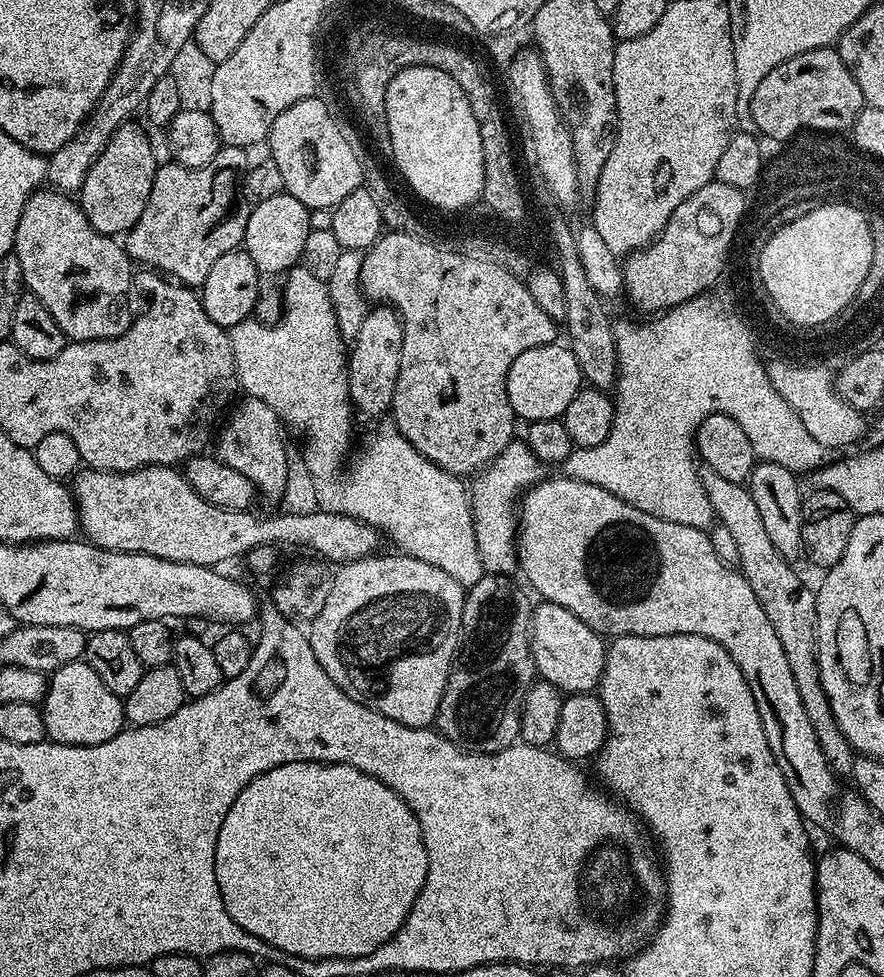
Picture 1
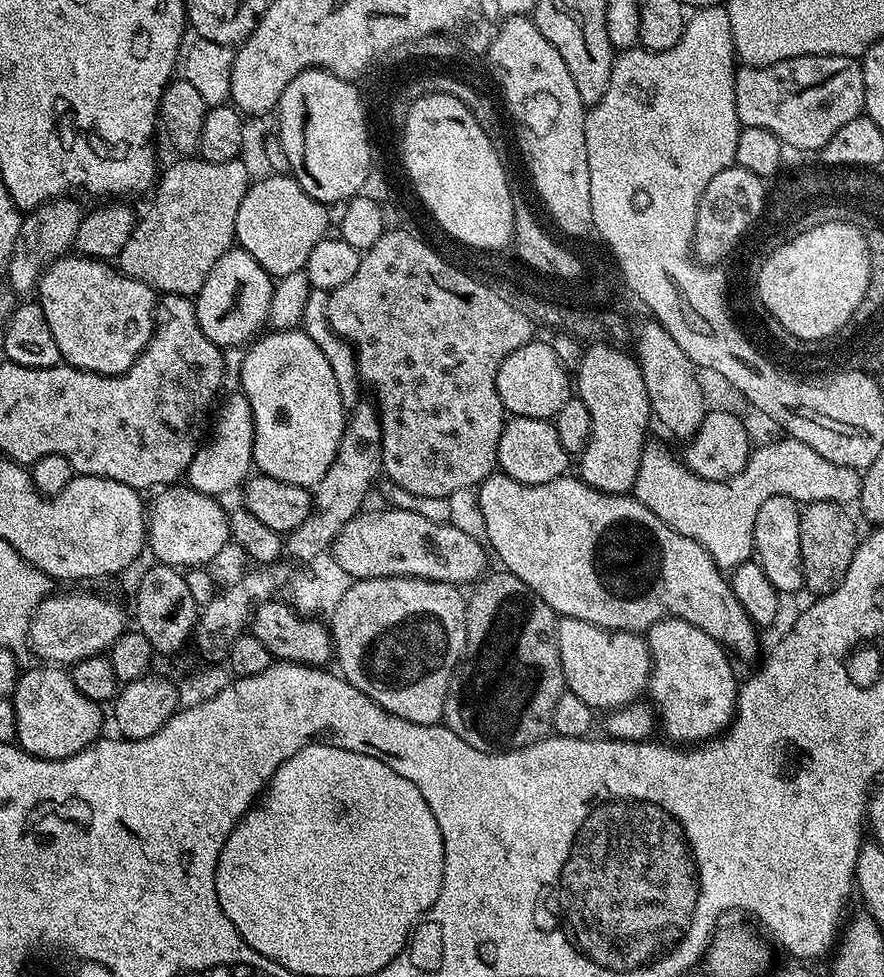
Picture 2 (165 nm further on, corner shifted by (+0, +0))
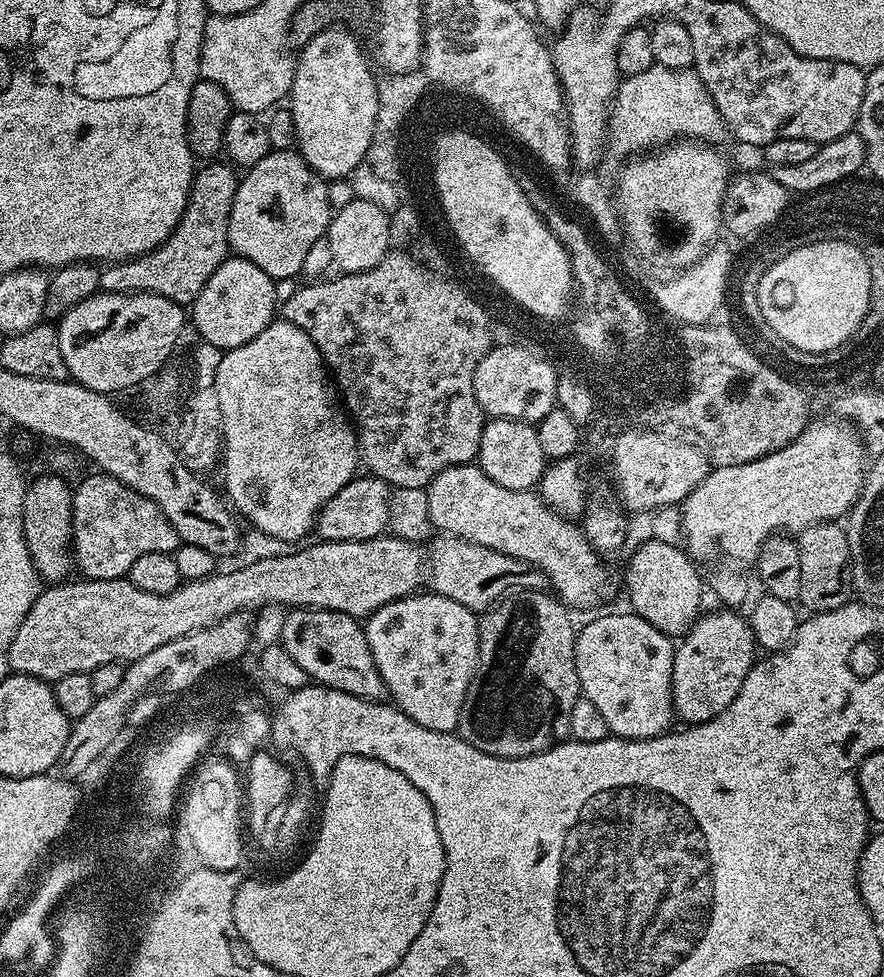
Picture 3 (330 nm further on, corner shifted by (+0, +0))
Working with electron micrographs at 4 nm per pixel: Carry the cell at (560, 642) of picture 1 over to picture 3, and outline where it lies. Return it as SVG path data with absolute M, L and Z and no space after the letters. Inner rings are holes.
M625 610L590 621L576 633L574 662L578 666L578 682L583 699L594 702L613 737L622 740L649 740L664 735L673 727L672 670L676 666L674 644L669 636L650 626L646 618Z

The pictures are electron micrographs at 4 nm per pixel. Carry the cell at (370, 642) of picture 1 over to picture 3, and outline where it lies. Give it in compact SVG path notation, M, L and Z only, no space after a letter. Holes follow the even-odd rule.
M431 590L403 596L367 617L366 642L391 703L426 730L455 733L462 702L480 661L477 613Z

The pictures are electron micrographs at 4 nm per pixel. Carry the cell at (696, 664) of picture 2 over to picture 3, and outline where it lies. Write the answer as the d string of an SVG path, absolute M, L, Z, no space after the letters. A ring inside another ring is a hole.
M648 538L648 541L633 554L628 560L628 569L624 572L624 584L628 587L628 600L631 611L637 616L646 618L650 626L657 628L662 634L670 638L683 637L692 629L692 623L701 615L700 599L706 592L706 584L700 581L700 572L697 561L689 556L683 547L677 544L667 544L655 538Z

